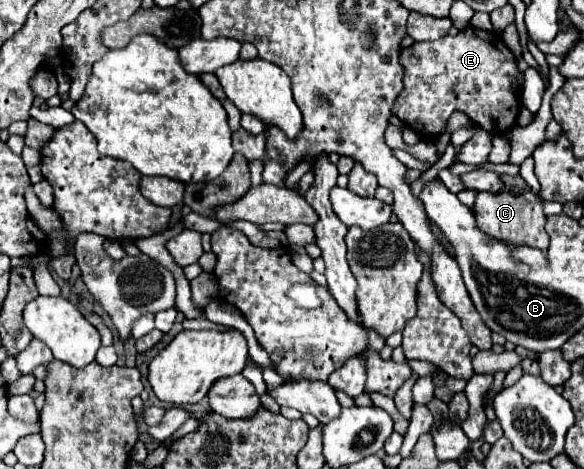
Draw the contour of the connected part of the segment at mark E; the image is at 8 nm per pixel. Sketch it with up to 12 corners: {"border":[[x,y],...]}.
{"border":[[468,27],[402,49],[392,115],[434,143],[454,111],[504,135],[524,75]]}

